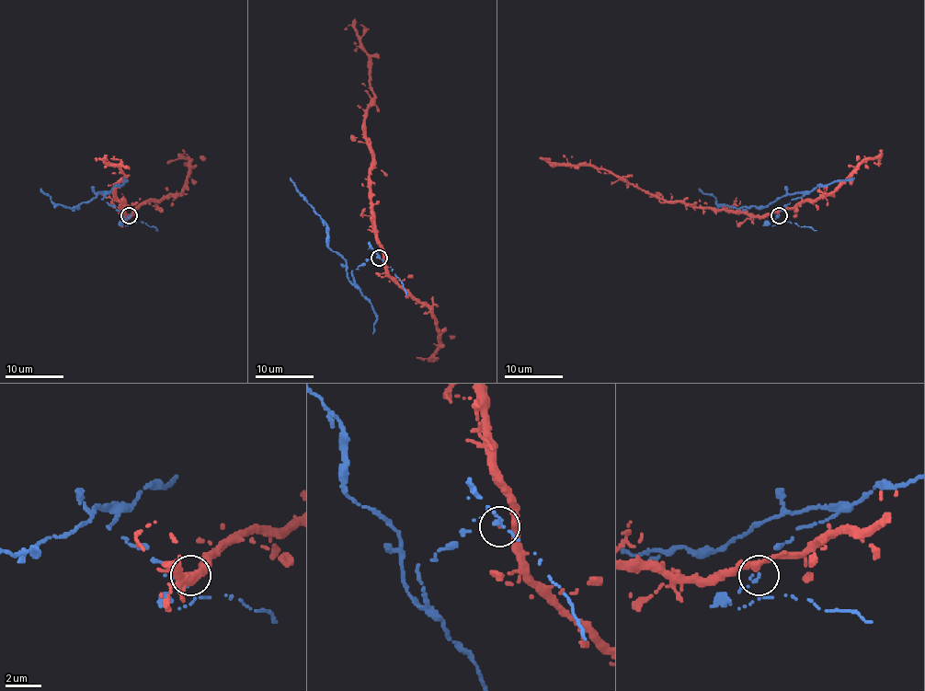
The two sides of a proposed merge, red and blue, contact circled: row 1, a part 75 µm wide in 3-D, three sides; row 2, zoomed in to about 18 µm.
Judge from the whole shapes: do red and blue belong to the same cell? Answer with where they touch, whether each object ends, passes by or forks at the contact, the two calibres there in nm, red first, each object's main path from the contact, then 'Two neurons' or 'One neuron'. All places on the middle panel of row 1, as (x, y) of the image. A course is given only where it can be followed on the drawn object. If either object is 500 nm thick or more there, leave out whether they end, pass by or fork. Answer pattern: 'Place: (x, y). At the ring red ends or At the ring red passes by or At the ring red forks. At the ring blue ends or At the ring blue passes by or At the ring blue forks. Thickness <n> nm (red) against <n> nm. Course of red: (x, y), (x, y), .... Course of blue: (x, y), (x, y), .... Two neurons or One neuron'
Place: (379, 258). At the ring red ends. At the ring blue ends. Thickness 100 nm (red) against 240 nm. Course of red: (378, 258), (372, 149), (365, 136), (365, 113), (374, 97), (370, 57), (358, 32), (346, 28). Course of blue: (380, 258), (374, 252), (352, 270), (350, 282), (346, 262), (327, 246), (320, 215), (291, 178). Two neurons

